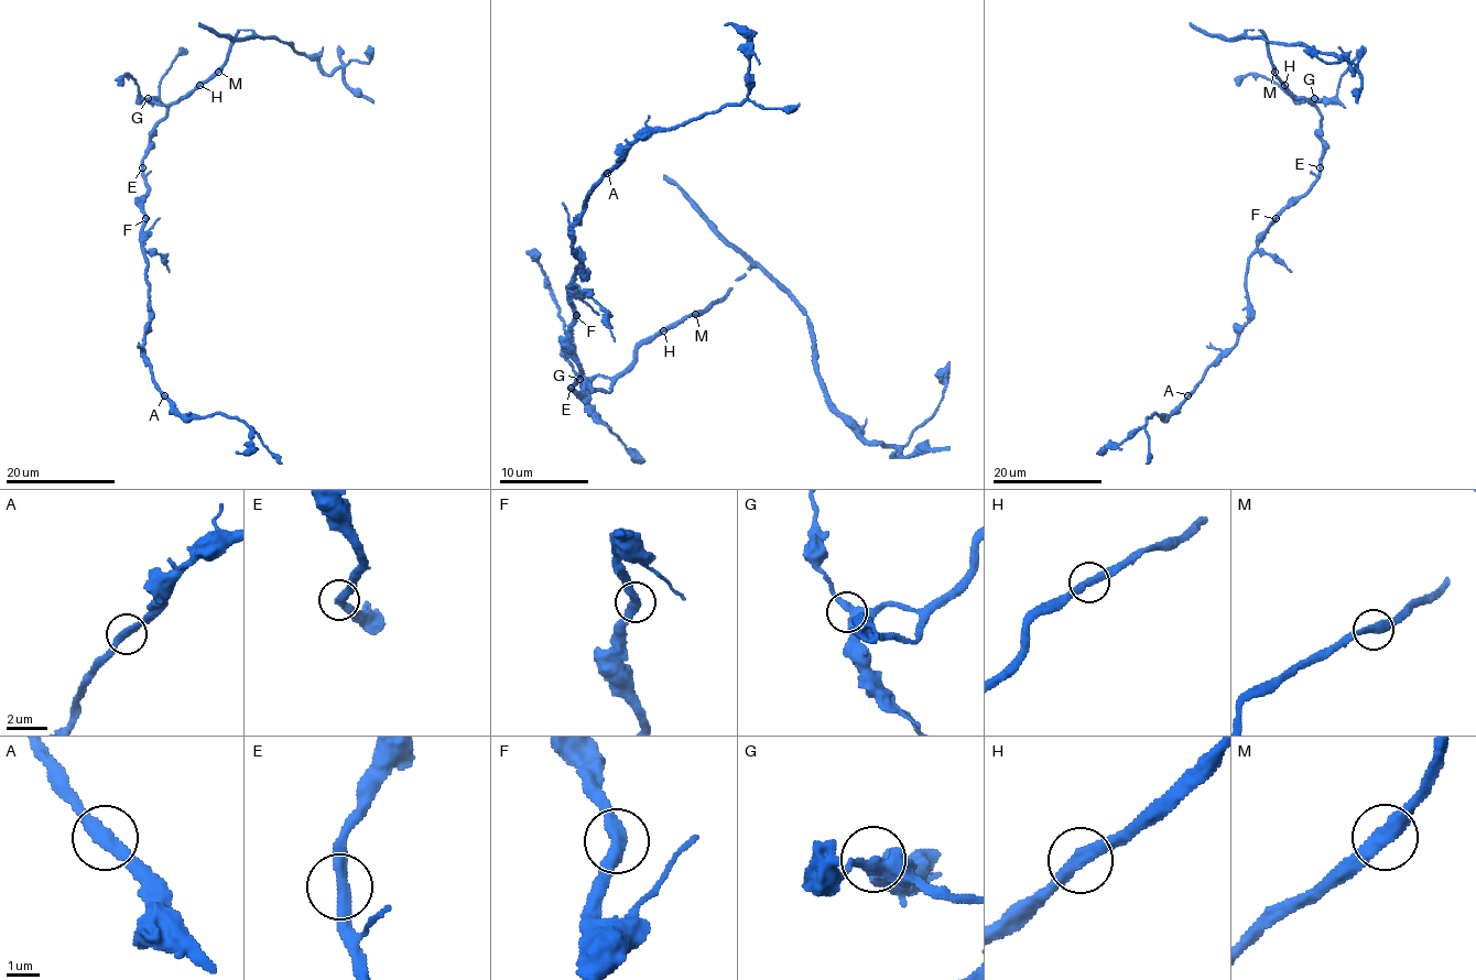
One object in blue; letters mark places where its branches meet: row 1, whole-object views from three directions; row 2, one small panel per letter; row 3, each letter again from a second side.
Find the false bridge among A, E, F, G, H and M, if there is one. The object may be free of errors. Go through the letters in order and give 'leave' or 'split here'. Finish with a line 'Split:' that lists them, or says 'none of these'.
A: leave
E: leave
F: leave
G: leave
H: leave
M: leave
Split: none of these

